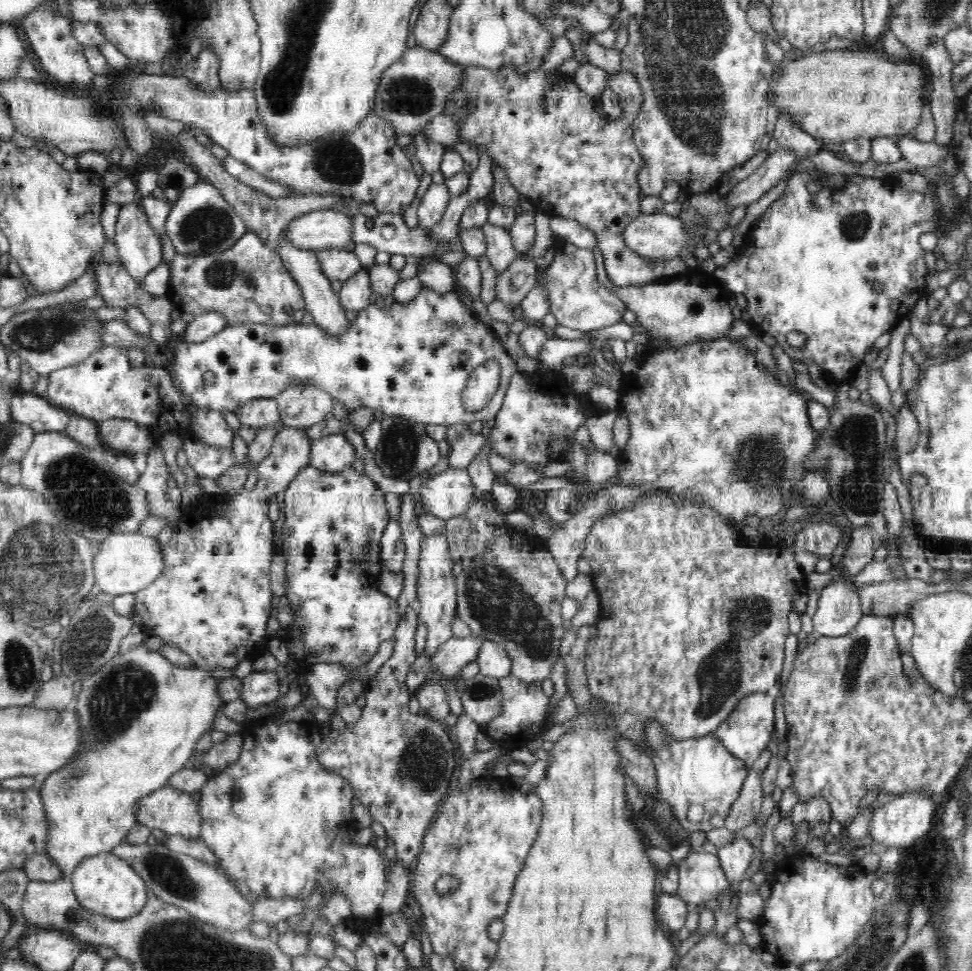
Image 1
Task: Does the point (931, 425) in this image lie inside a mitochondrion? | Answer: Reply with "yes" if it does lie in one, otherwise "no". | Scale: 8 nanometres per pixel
no

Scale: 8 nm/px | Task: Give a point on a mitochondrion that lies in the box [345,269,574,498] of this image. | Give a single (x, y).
(399, 454)

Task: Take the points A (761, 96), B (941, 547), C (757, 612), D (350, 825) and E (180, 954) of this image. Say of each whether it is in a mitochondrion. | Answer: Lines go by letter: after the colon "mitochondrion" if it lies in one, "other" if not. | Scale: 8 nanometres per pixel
A: other
B: other
C: mitochondrion
D: other
E: mitochondrion

